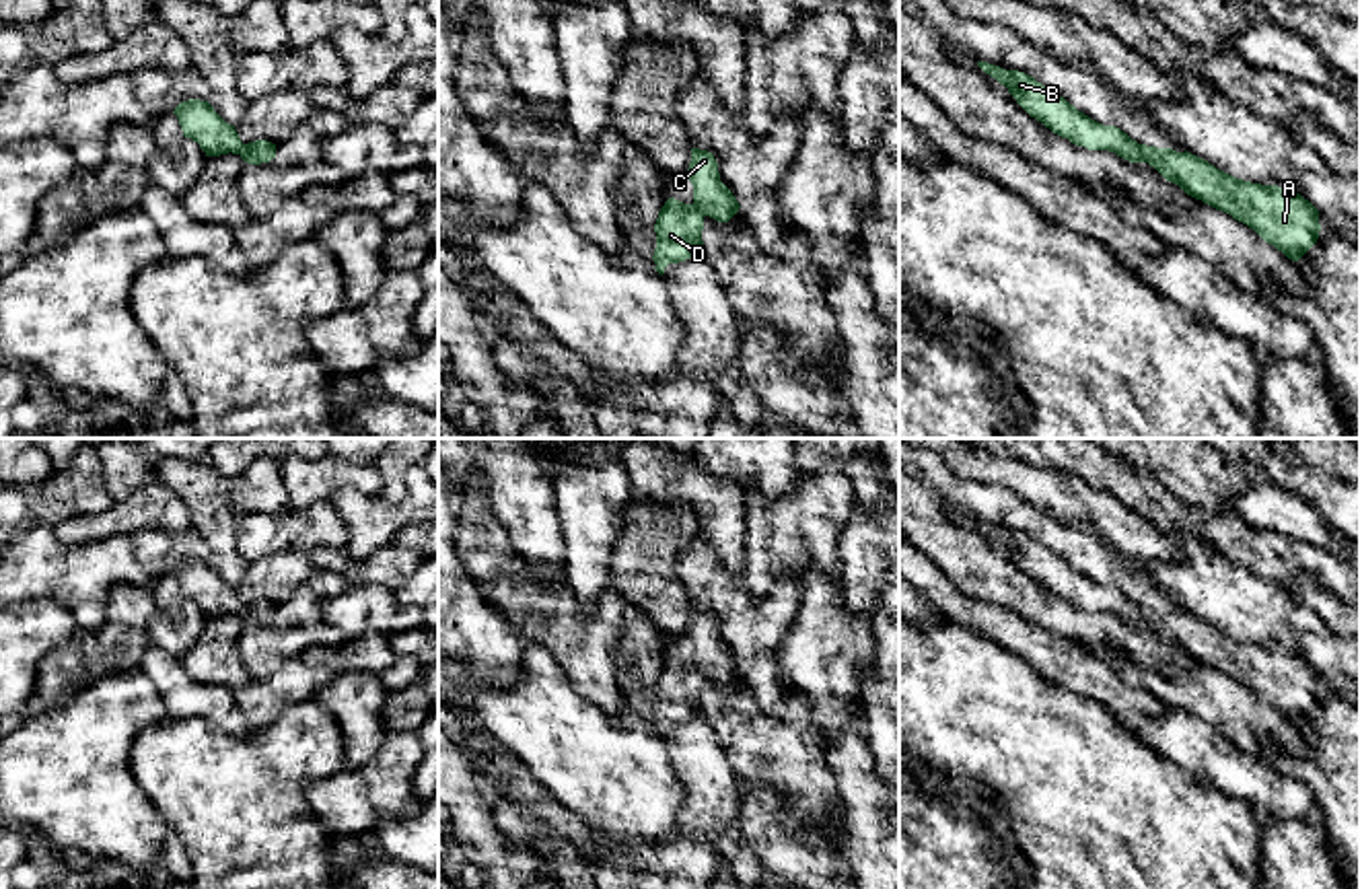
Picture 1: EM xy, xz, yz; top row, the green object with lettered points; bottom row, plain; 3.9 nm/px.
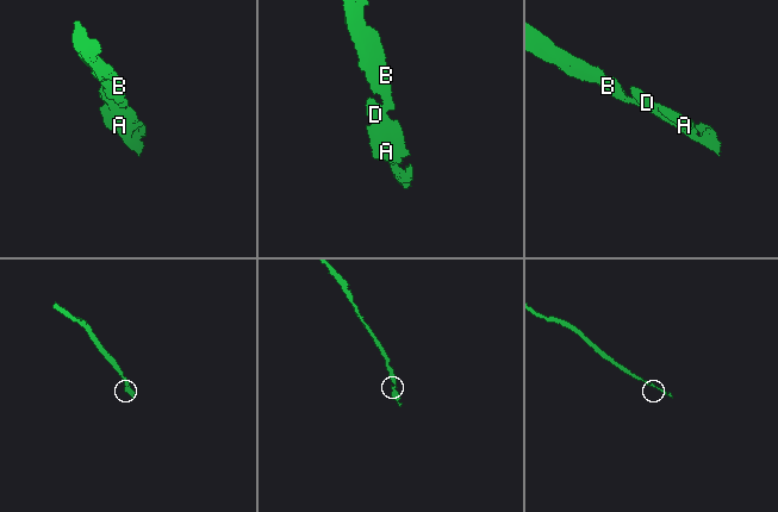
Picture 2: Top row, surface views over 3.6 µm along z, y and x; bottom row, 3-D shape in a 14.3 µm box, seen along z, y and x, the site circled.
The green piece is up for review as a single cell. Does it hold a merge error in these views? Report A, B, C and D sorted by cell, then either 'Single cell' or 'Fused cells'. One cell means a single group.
Groups: A B C D. Single cell

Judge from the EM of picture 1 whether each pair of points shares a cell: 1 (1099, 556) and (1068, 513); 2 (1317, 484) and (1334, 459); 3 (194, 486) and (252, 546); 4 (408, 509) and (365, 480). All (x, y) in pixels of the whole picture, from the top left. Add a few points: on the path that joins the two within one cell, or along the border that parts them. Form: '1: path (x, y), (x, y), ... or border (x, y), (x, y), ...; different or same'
1: border (1035, 511), (1093, 534), (1122, 556); different
2: border (1301, 459), (1338, 480); different
3: border (284, 511), (241, 513), (237, 517); different
4: border (332, 494), (356, 488), (379, 496); different

